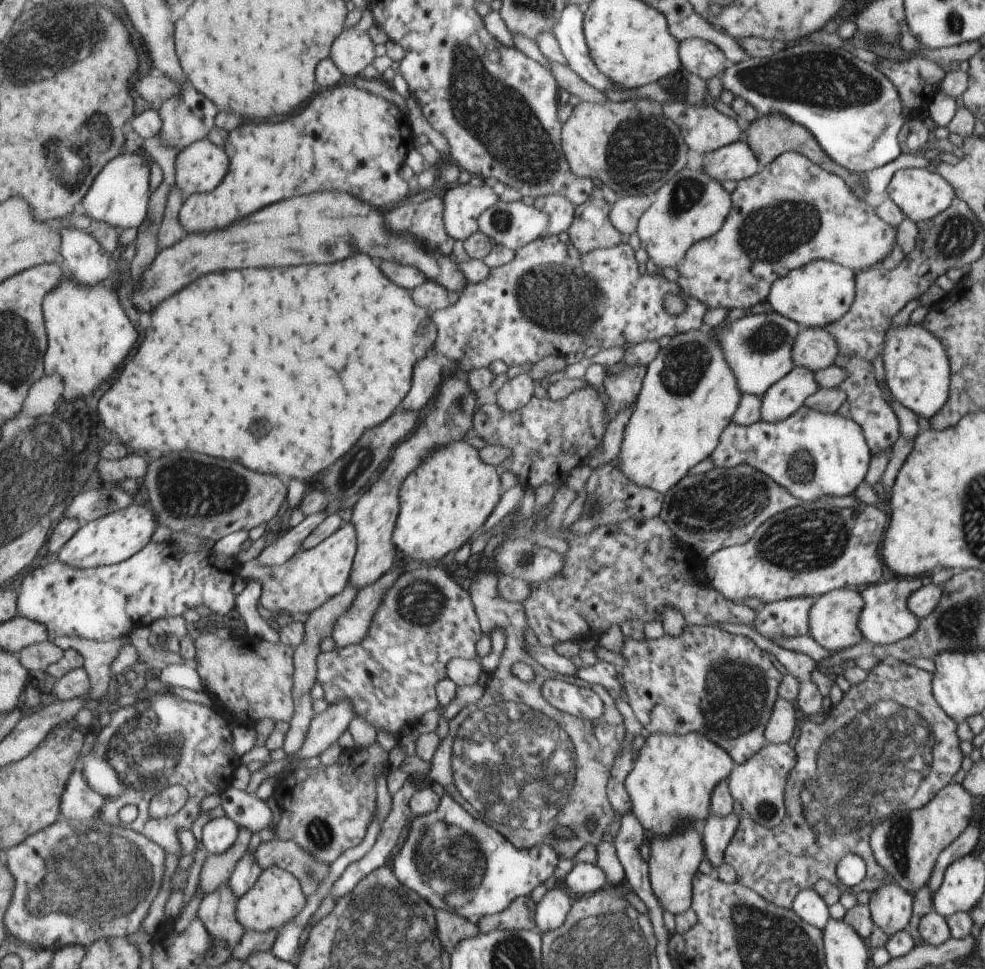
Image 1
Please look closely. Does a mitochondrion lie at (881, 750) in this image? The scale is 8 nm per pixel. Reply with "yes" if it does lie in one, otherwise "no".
yes

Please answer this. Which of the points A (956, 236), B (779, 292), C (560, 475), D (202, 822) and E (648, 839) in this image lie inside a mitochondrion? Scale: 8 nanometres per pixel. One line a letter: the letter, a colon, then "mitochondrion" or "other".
A: mitochondrion
B: other
C: other
D: other
E: other

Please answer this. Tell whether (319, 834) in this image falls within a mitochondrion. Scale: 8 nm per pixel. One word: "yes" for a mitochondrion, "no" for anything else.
yes

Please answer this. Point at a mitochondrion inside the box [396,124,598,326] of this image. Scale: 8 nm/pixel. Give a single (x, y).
(501, 221)

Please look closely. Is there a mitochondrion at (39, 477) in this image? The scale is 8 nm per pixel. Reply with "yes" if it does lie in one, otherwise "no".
yes

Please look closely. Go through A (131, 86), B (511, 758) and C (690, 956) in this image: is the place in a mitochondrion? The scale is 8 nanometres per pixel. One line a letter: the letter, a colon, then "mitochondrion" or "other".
A: other
B: mitochondrion
C: other

